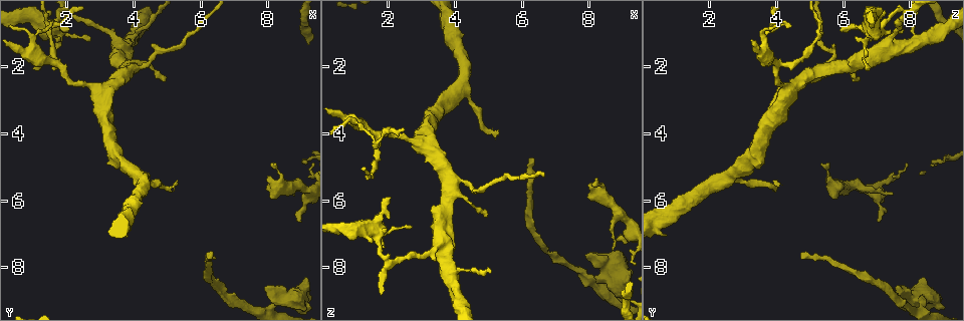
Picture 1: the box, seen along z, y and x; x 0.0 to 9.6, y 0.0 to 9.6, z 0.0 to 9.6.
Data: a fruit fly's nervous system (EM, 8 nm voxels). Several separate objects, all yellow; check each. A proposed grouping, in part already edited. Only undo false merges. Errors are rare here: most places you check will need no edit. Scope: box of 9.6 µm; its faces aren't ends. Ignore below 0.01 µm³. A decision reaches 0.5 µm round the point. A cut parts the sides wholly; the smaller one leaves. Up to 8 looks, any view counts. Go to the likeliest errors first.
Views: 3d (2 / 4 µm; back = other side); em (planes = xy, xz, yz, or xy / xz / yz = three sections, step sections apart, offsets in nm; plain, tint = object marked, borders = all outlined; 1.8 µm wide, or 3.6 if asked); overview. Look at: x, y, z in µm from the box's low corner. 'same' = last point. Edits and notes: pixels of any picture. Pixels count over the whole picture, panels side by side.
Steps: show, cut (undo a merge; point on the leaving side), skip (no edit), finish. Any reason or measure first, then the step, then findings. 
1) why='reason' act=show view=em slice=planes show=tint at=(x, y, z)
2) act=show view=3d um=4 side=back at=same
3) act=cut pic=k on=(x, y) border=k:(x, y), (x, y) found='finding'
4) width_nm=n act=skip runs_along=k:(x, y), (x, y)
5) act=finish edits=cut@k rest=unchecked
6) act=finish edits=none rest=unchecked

why='small branch off a trunk' act=show view=3d um=4 at=(1.55, 0.90, 6.90)

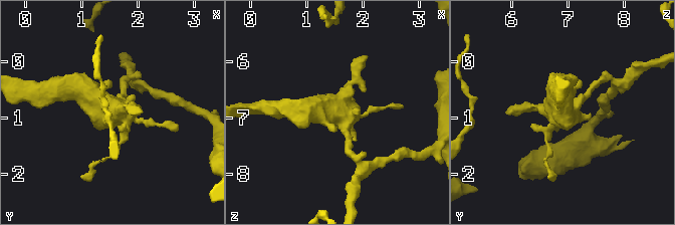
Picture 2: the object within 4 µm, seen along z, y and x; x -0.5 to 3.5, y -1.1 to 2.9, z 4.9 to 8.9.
why='now the EM' act=show view=em slice=xz step=4 show=tint at=(1.55, 0.80, 6.90)

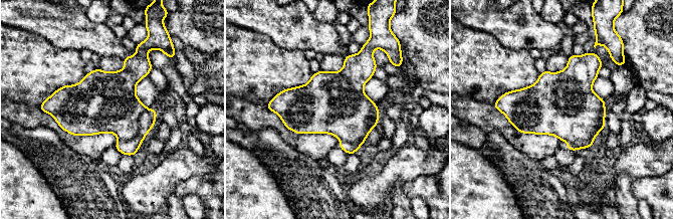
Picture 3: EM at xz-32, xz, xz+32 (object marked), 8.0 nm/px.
why='cut it another way' act=show view=em slice=yz step=16 show=tint at=same

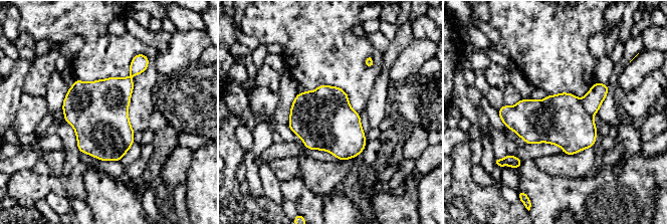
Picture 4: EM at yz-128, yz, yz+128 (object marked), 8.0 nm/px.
width_nm=420 act=cut pic=4 on=(561, 120) border=4:(579, 99), (592, 117) found='two neurons meet here'

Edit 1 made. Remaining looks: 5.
why='abrupt turn' act=show view=3d um=4 at=(8.55, 9.00, 8.40)

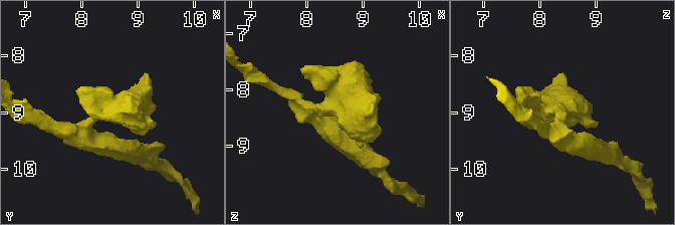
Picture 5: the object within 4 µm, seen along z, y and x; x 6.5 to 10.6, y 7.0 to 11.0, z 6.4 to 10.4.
why='need the tissue' act=show view=em um=3.6 slice=planes show=plain at=(8.55, 9.00, 8.30)

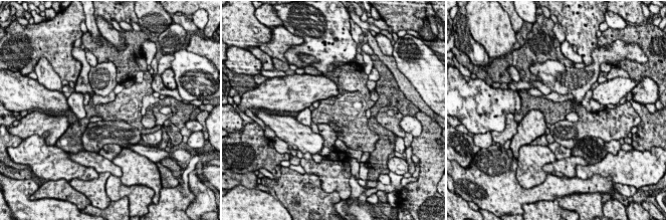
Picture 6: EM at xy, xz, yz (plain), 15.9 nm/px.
why='where the object lies' act=show view=em um=3.6 slice=planes show=tint at=same

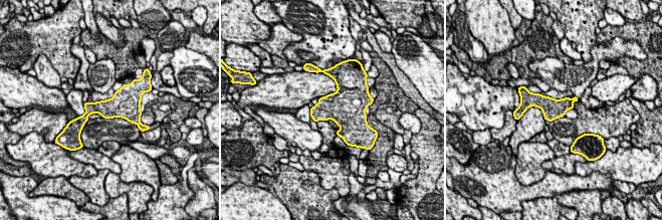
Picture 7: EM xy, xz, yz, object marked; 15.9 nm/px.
width_nm=320 act=skip found='all the same neuron'

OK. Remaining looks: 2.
why='sudden change in width' act=show view=em slice=planes show=tint at=(1.00, 1.50, 3.65)

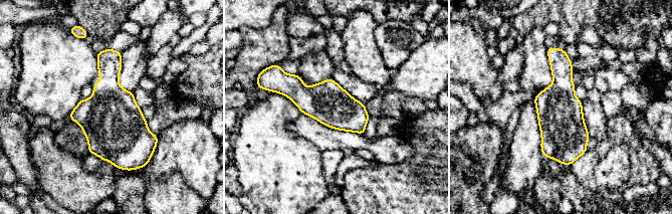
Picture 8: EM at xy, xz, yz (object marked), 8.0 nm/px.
act=skip found='continuous, no second neuron'

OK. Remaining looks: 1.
why='four or more arms meet' act=show view=em slice=planes show=tint at=(3.90, 2.10, 5.45)

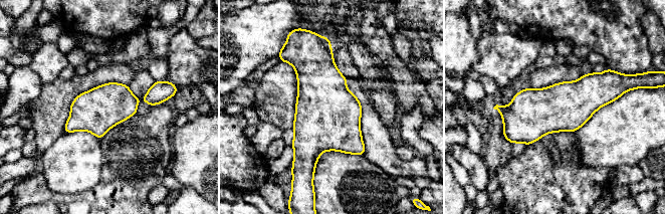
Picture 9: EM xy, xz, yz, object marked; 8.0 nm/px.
act=skip found='all the same neuron'

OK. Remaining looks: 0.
act=finish edits=cut@4 rest=unchecked

